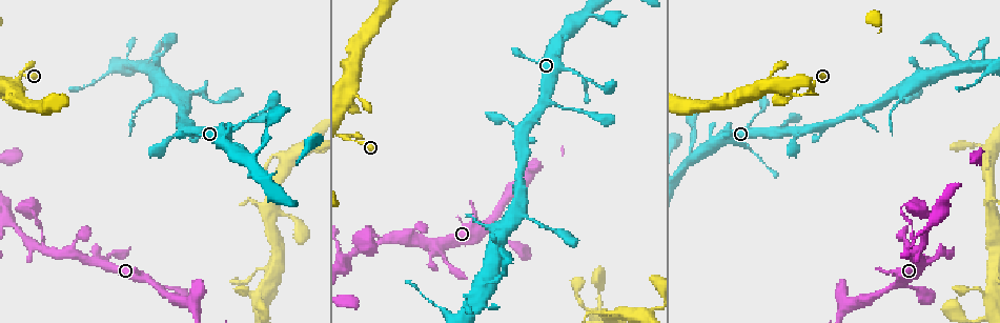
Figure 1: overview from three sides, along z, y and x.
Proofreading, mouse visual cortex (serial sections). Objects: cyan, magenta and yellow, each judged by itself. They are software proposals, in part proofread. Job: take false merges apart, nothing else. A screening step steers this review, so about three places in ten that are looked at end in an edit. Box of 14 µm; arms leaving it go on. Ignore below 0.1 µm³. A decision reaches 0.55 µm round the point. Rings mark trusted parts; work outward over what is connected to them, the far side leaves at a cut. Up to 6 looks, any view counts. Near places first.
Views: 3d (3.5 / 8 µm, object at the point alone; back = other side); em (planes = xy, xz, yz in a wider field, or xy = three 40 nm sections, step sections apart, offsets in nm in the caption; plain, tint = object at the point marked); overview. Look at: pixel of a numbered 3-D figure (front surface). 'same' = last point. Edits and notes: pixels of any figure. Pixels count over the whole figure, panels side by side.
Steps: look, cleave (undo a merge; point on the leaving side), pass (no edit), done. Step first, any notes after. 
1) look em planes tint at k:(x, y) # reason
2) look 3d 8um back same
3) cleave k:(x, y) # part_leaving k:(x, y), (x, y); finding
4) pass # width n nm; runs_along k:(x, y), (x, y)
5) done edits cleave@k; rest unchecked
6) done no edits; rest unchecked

look 3d 3.5um back at 1:(345, 256) # three arms meet

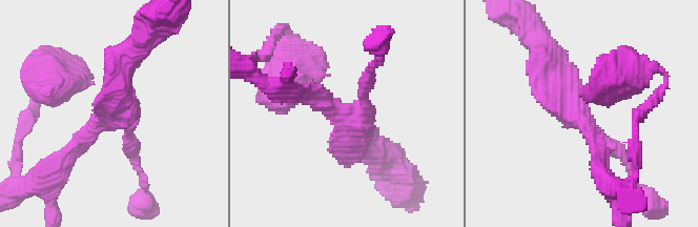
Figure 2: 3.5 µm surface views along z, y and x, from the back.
look em planes tint at 2:(108, 118)

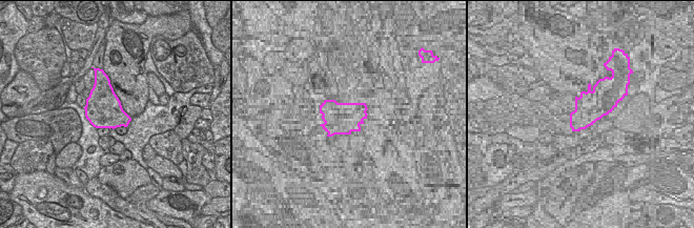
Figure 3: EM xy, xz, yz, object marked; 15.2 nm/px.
look em xy step 1 tint same

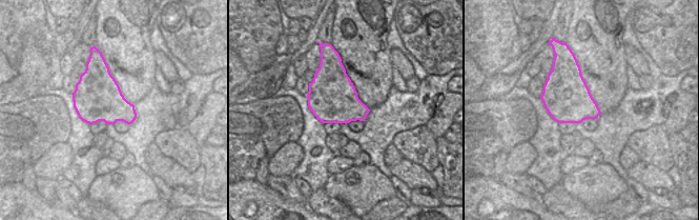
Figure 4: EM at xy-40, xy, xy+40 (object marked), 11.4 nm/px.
pass # width 550 nm; runs_along 2:(56, 165), (114, 117), (123, 61); all the same cell

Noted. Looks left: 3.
look 3d 8um back at 1:(572, 68) # calibre changes

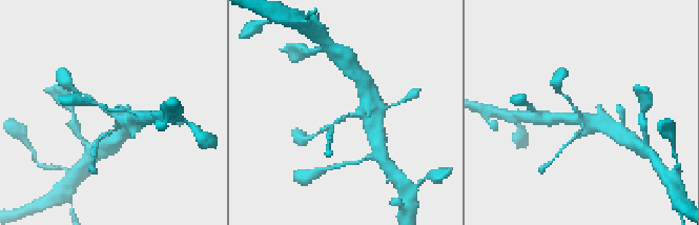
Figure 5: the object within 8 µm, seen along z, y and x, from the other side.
look 3d 3.5um at 5:(578, 116)

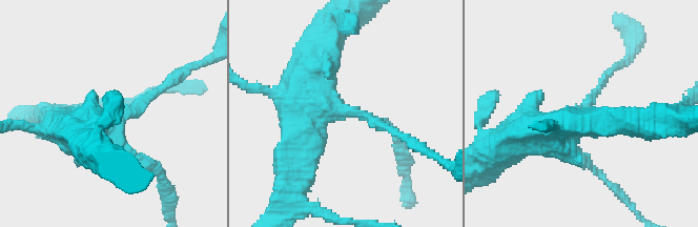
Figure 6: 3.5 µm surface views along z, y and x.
look em xy step 1 tint at 6:(124, 116) # now the EM

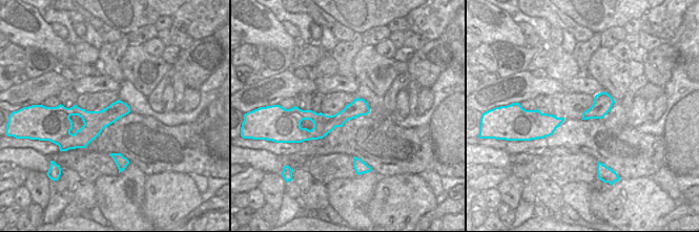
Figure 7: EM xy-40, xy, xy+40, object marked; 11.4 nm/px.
pass # runs_along 7:(365, 105), (316, 132), (306, 131); all the same cell

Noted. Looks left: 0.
done no edits; rest unchecked

